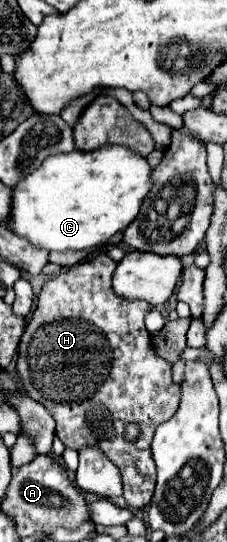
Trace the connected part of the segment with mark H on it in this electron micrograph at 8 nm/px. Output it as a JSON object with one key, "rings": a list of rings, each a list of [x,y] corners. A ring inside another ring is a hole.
{"rings":[[[105,252],[99,254],[43,284],[37,310],[21,336],[17,372],[25,392],[33,400],[41,402],[55,418],[59,440],[73,450],[79,450],[81,446],[99,446],[121,470],[123,498],[127,506],[141,510],[150,503],[156,486],[156,465],[149,450],[153,432],[177,412],[181,396],[179,386],[171,380],[171,366],[153,352],[151,338],[143,322],[151,304],[145,300],[125,300],[117,296],[111,286],[111,276],[117,264],[105,256]],[[129,422],[137,422],[141,426],[141,436],[133,444],[123,438]]]}

